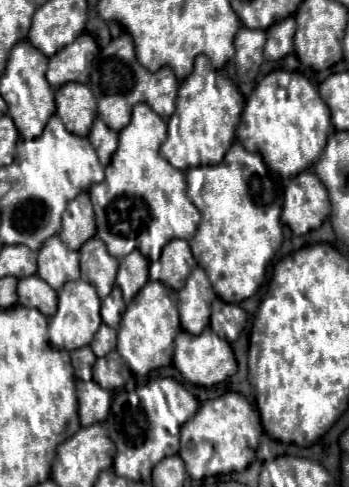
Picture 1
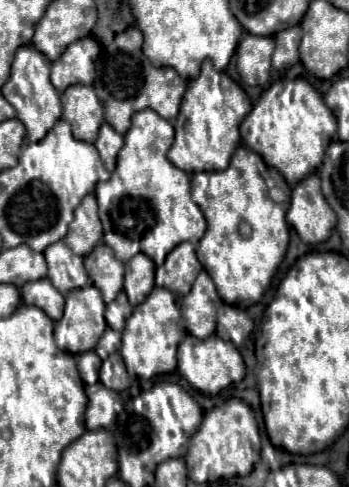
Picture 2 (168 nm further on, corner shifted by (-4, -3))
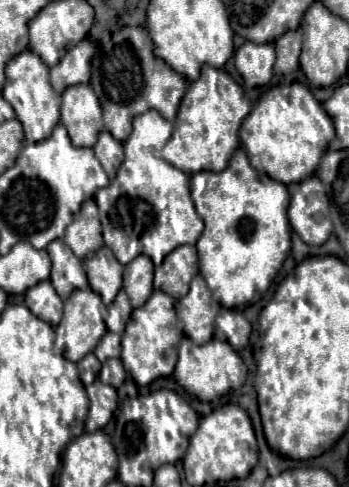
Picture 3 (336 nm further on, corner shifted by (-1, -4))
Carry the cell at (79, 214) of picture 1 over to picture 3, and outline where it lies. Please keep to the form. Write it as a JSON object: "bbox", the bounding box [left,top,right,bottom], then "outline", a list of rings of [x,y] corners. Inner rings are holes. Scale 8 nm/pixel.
{"bbox":[64,200,104,260],"outline":[[[94,200],[84,202],[80,212],[74,214],[74,220],[64,234],[64,242],[82,260],[90,258],[104,244],[98,220],[98,208]]]}

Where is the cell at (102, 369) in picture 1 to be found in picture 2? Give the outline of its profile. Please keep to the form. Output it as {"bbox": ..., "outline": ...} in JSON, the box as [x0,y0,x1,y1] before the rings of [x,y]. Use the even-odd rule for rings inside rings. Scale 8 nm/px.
{"bbox":[99,353,132,391],"outline":[[[113,353],[111,357],[102,361],[99,380],[107,388],[115,389],[115,391],[123,391],[131,385],[132,380],[119,353]]]}

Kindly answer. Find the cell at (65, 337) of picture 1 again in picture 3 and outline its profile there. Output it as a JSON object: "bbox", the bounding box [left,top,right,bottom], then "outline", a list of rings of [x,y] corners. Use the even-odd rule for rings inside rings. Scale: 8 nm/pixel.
{"bbox":[60,290,106,362],"outline":[[[74,290],[64,302],[64,318],[60,322],[60,334],[64,342],[64,356],[78,362],[94,350],[98,340],[106,332],[104,315],[106,307],[96,292]]]}

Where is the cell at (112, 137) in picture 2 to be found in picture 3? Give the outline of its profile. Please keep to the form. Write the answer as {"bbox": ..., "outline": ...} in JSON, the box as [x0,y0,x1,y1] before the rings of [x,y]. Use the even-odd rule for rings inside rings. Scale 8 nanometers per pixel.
{"bbox":[94,130,124,180],"outline":[[[108,130],[100,132],[100,138],[94,146],[94,154],[98,158],[98,162],[102,164],[104,172],[108,174],[108,178],[112,180],[124,160],[124,152],[122,152],[122,142],[118,142],[116,138],[112,138],[112,134],[108,134]]]}

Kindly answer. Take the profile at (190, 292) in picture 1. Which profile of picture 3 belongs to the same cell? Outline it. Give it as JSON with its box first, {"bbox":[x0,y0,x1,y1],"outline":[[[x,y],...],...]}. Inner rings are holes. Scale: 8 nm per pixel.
{"bbox":[176,274,216,344],"outline":[[[200,274],[192,280],[190,292],[176,302],[176,314],[182,322],[184,334],[196,344],[212,340],[216,308],[212,304],[212,294]]]}

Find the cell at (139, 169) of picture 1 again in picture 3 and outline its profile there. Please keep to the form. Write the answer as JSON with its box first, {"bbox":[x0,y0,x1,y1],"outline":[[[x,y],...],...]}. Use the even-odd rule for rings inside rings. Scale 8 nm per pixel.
{"bbox":[96,110,204,266],"outline":[[[156,110],[138,114],[132,122],[132,134],[124,140],[124,162],[116,178],[96,194],[102,228],[106,236],[112,236],[106,244],[114,250],[122,264],[128,264],[138,254],[144,254],[160,266],[164,256],[176,246],[194,246],[204,230],[204,222],[196,214],[190,198],[188,176],[160,158],[160,148],[166,146],[172,130],[172,122],[164,120]]]}

